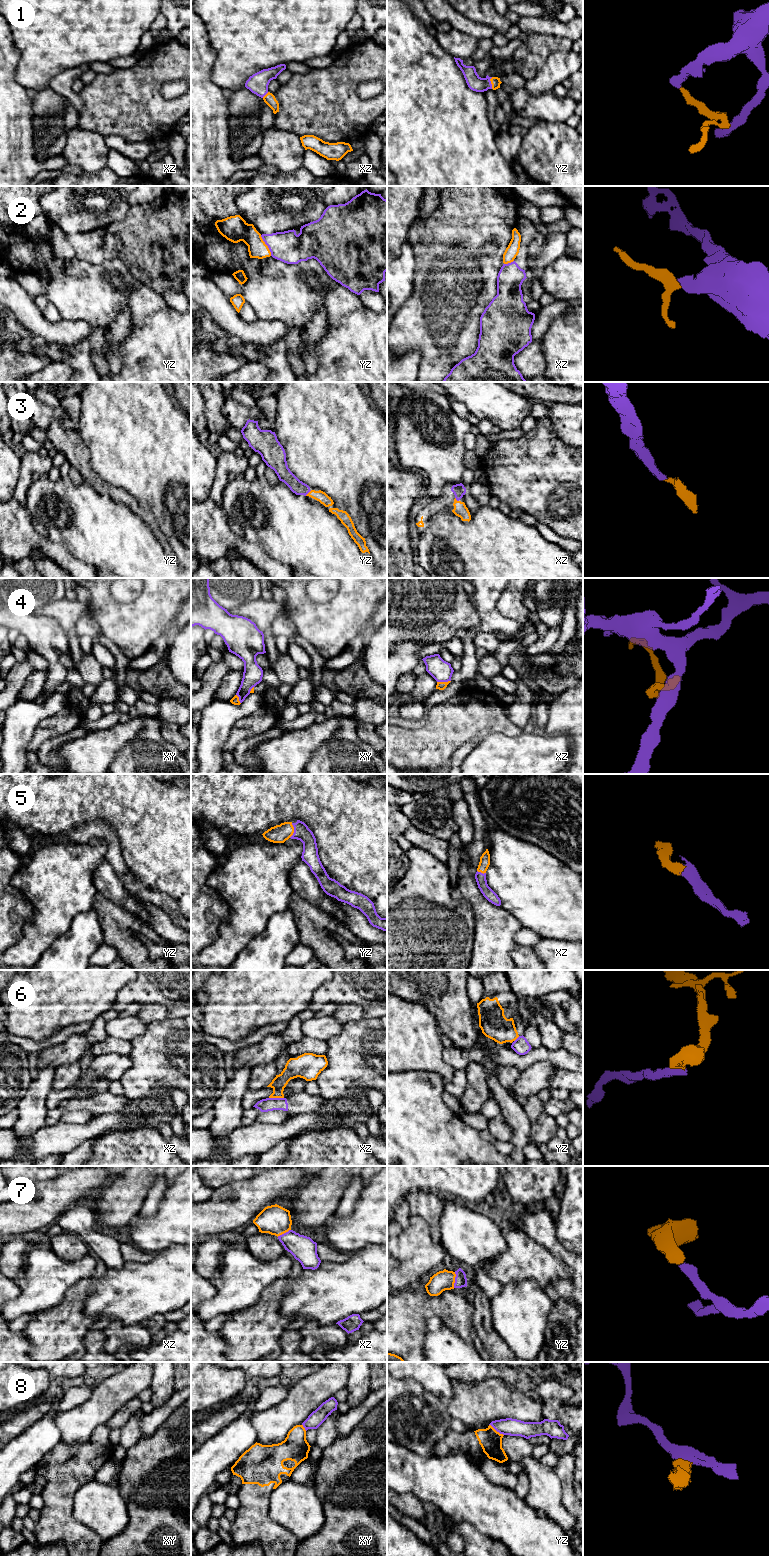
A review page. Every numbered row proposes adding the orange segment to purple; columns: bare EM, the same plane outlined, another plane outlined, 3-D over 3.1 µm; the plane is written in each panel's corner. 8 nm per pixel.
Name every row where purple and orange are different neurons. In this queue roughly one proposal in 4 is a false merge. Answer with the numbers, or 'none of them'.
2, 4, 6, 8

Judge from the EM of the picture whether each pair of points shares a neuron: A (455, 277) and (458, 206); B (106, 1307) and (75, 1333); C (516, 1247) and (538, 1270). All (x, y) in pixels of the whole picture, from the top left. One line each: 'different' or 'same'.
A: same
B: different
C: same

